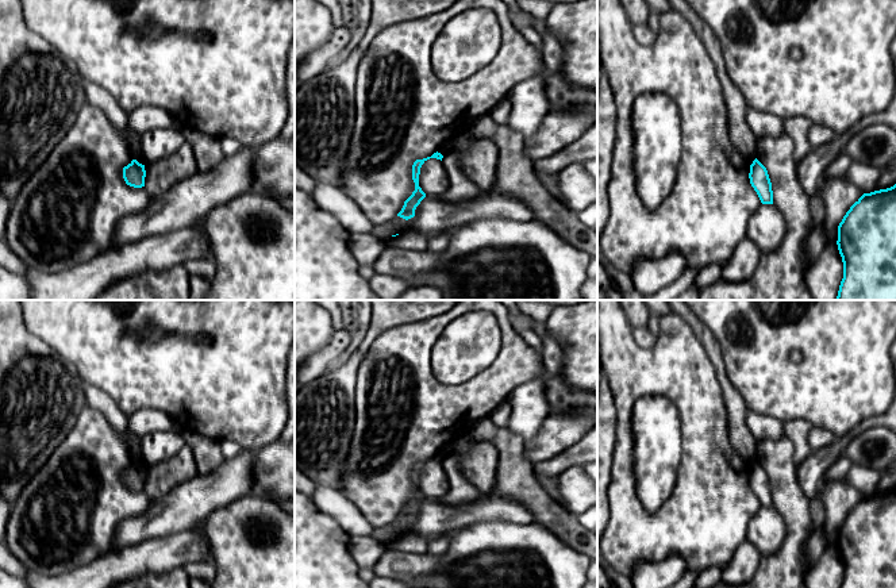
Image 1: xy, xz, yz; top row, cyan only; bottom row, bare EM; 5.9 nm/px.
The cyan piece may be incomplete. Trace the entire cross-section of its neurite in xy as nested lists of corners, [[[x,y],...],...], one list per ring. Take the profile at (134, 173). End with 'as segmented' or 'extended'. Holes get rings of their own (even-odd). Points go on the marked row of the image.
[[[132,160],[127,166],[123,168],[123,178],[127,185],[134,188],[145,187],[146,170],[145,165]]]; as segmented

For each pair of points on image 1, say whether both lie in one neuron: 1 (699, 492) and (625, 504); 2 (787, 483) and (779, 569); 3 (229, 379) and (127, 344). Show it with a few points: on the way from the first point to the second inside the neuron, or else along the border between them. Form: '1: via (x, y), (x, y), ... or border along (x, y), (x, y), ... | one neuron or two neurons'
1: via (680, 511), (670, 521), (643, 521) | one neuron
2: via (792, 504), (793, 548) | one neuron
3: via (203, 362), (153, 349) | one neuron

